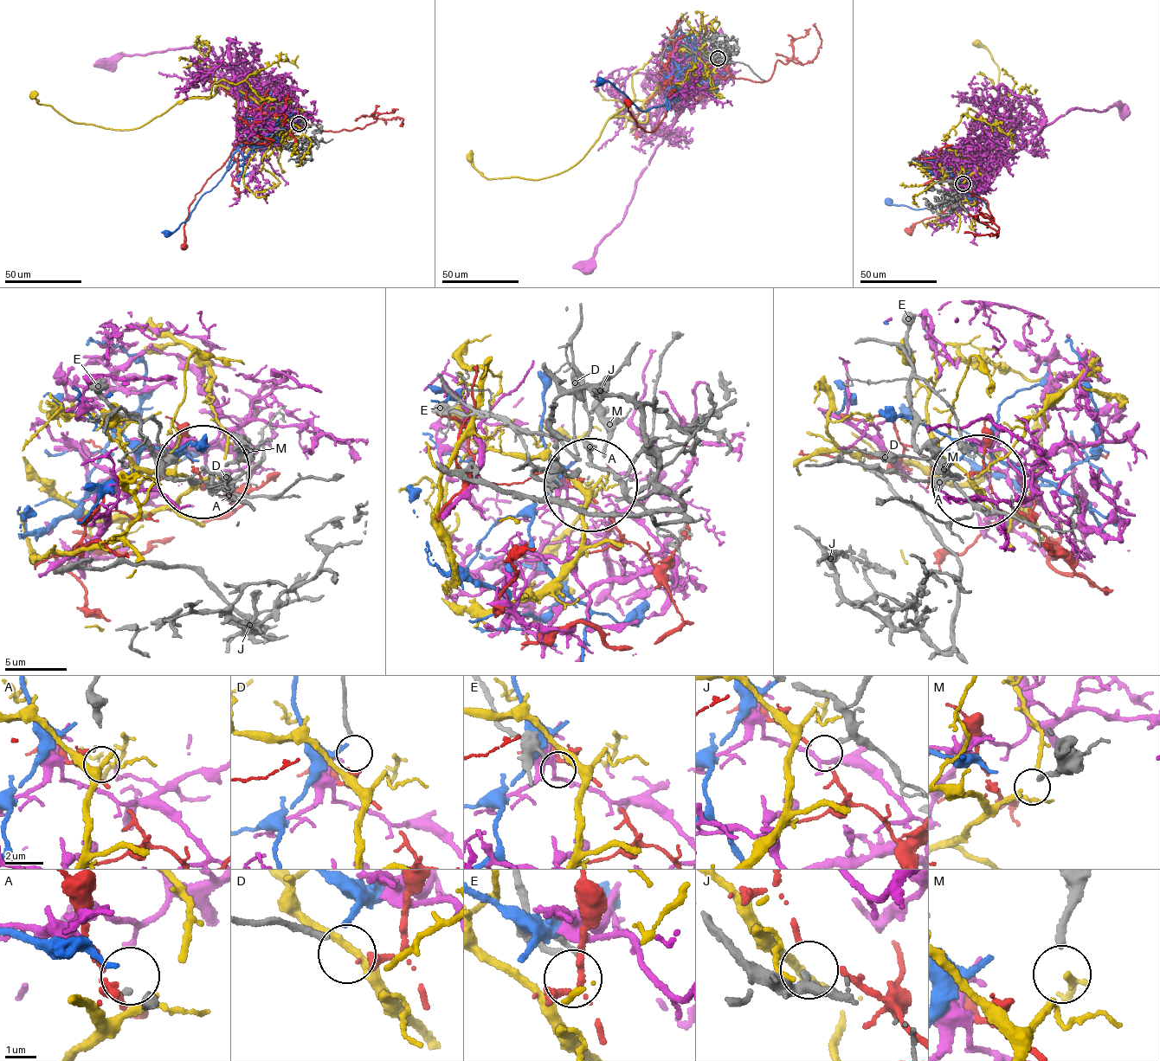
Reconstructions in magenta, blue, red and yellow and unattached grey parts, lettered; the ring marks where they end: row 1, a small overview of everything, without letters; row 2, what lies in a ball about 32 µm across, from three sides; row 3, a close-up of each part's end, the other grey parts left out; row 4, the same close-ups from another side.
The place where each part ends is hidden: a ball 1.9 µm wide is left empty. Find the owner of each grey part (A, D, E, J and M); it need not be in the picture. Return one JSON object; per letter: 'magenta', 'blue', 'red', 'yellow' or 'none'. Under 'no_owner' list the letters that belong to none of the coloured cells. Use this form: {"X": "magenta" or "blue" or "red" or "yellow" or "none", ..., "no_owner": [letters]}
{"A": "none", "D": "red", "E": "none", "J": "none", "M": "yellow", "no_owner": ["A", "E", "J"]}

